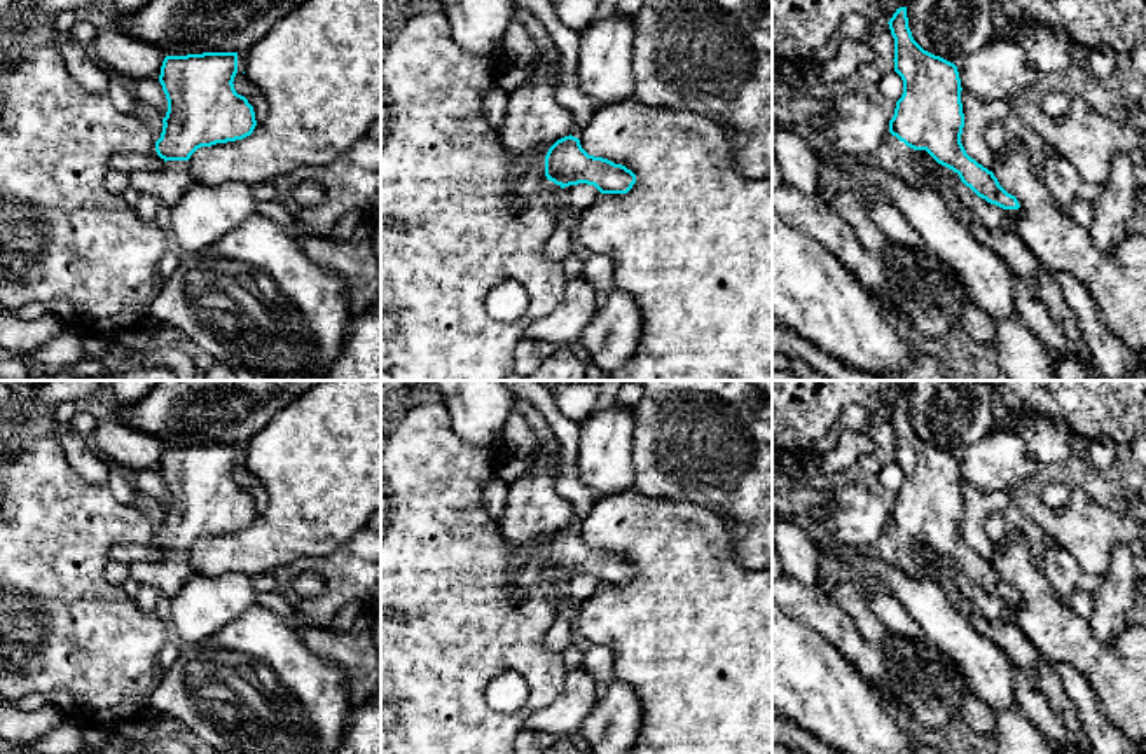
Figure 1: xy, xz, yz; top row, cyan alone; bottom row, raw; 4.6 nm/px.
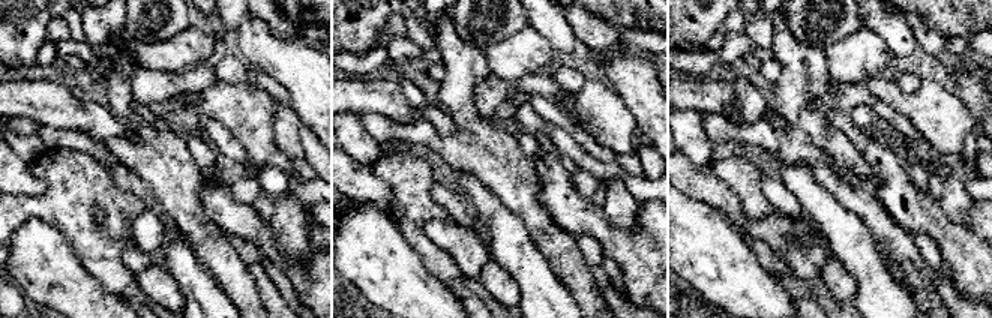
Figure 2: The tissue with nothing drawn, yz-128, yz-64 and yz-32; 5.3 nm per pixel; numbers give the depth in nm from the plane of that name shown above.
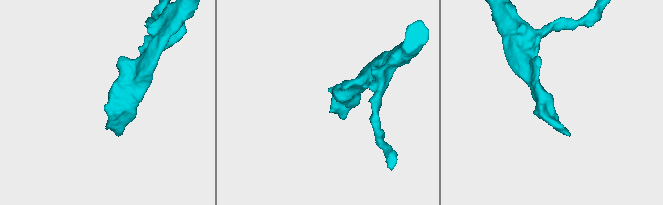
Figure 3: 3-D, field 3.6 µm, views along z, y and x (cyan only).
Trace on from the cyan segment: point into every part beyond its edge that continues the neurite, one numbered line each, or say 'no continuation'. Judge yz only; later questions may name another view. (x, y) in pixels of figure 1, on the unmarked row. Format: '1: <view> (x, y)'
1: yz (893, 547)

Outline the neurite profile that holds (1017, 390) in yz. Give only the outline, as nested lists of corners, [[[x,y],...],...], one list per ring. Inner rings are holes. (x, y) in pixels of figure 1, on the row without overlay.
[[[996,380],[991,433],[1015,433],[1018,412],[1060,419],[1090,440],[1129,445],[1146,431],[1146,380]]]

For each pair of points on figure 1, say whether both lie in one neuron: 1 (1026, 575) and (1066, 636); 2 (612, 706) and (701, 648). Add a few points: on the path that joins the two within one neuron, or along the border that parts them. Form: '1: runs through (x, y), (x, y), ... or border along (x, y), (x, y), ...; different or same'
1: runs through (1036, 590), (1040, 610), (1050, 620); same
2: border along (629, 685), (640, 704), (640, 732); different

